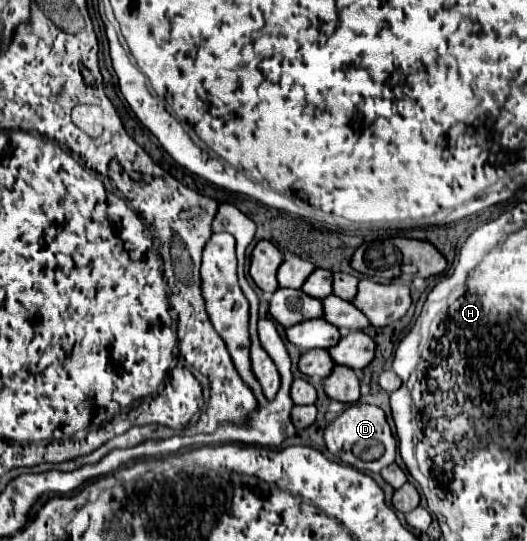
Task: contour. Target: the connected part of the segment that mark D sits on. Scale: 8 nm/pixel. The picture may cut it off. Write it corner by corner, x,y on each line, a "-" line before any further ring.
355,403
347,407
333,423
329,423
325,427
325,443
327,449
343,463
349,463
361,471
371,471
371,473
379,473
381,469
391,465
397,453
397,441
391,433
383,409
367,403

